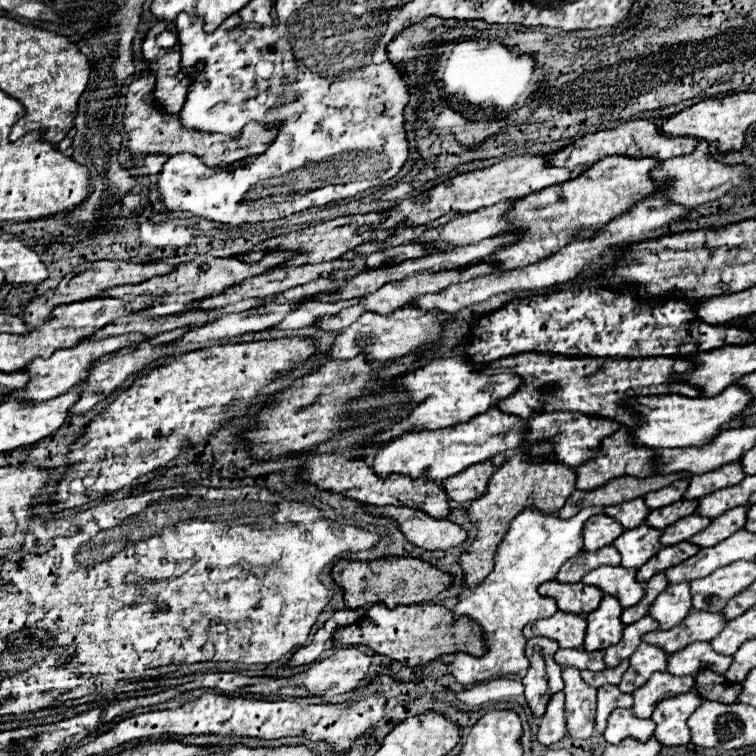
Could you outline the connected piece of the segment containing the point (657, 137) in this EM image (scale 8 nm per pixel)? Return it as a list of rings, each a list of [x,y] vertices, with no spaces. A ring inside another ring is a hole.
[[[632,119],[622,123],[616,129],[602,129],[596,133],[588,133],[580,137],[578,141],[566,145],[562,151],[548,157],[550,165],[574,169],[576,165],[590,167],[592,163],[600,161],[606,155],[628,155],[628,157],[656,157],[660,161],[666,161],[670,157],[682,157],[696,149],[698,139],[696,137],[664,137],[664,133],[658,129],[658,125],[652,119]]]

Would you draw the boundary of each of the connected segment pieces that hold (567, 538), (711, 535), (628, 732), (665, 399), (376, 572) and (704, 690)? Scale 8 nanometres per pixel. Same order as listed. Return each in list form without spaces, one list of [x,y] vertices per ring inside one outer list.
[[[528,507],[514,517],[506,537],[498,545],[496,565],[492,573],[480,585],[476,585],[474,591],[466,591],[454,607],[454,617],[468,615],[482,625],[484,639],[488,645],[488,653],[484,653],[482,657],[474,657],[464,652],[455,653],[450,663],[450,673],[458,679],[458,683],[482,683],[488,679],[520,673],[530,665],[528,657],[524,655],[524,625],[532,619],[552,617],[558,611],[556,601],[538,593],[538,585],[556,579],[556,573],[564,565],[564,561],[574,557],[582,549],[584,523],[592,515],[598,515],[602,511],[604,507],[586,507],[570,519],[560,519],[556,513],[546,513],[536,507]]]
[[[736,507],[736,509],[730,509],[728,513],[722,513],[720,517],[712,519],[712,523],[696,533],[690,541],[700,545],[700,547],[712,547],[712,545],[718,545],[720,541],[728,539],[730,535],[734,535],[736,531],[744,529],[746,525],[746,513],[748,513],[748,507]]]
[[[614,709],[608,717],[608,727],[604,731],[604,739],[608,743],[620,743],[624,737],[636,737],[646,741],[654,733],[656,725],[652,719],[640,719],[632,713],[632,709]]]
[[[730,385],[716,397],[694,397],[694,399],[684,395],[636,397],[632,405],[636,405],[640,413],[644,413],[644,425],[640,425],[640,429],[634,429],[634,441],[638,441],[638,445],[652,449],[706,445],[714,441],[714,437],[722,431],[722,425],[740,417],[750,403],[752,395],[740,385]]]
[[[388,557],[374,561],[338,561],[332,569],[334,581],[344,589],[344,599],[350,609],[358,609],[364,605],[384,603],[386,607],[408,605],[408,603],[426,603],[446,591],[454,577],[442,573],[422,559],[410,557]]]
[[[702,669],[696,675],[696,691],[704,699],[710,699],[710,701],[734,703],[734,701],[738,701],[742,687],[736,685],[736,683],[728,683],[724,675],[714,673],[712,669]]]

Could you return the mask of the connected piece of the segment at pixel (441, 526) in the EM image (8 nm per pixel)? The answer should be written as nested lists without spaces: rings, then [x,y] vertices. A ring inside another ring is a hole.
[[[370,507],[374,515],[386,515],[398,521],[406,539],[428,551],[448,551],[468,539],[468,531],[448,519],[434,519],[410,507]]]

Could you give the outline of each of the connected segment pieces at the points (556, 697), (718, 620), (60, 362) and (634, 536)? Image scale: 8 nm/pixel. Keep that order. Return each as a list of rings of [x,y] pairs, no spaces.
[[[554,693],[546,713],[540,717],[538,741],[542,745],[552,745],[566,735],[566,717],[564,717],[564,693]]]
[[[692,609],[686,619],[668,629],[668,631],[652,631],[642,637],[642,641],[658,645],[666,653],[676,653],[688,643],[694,641],[712,641],[724,627],[726,627],[726,617],[724,613],[710,613],[710,611],[696,611]]]
[[[130,333],[130,335],[116,335],[116,337],[106,337],[102,341],[84,341],[76,347],[70,349],[60,349],[56,351],[50,359],[36,359],[32,363],[28,363],[28,371],[32,371],[32,385],[28,385],[28,389],[20,389],[16,393],[12,393],[12,397],[22,399],[22,401],[48,401],[52,397],[58,397],[60,393],[66,393],[72,385],[78,385],[80,381],[88,379],[88,373],[92,369],[92,365],[108,355],[114,353],[122,347],[130,347],[130,345],[138,345],[146,341],[146,335],[142,333]]]
[[[646,523],[624,531],[614,543],[612,543],[620,555],[622,555],[622,565],[624,567],[642,567],[650,557],[654,557],[660,549],[660,531],[650,529]]]

